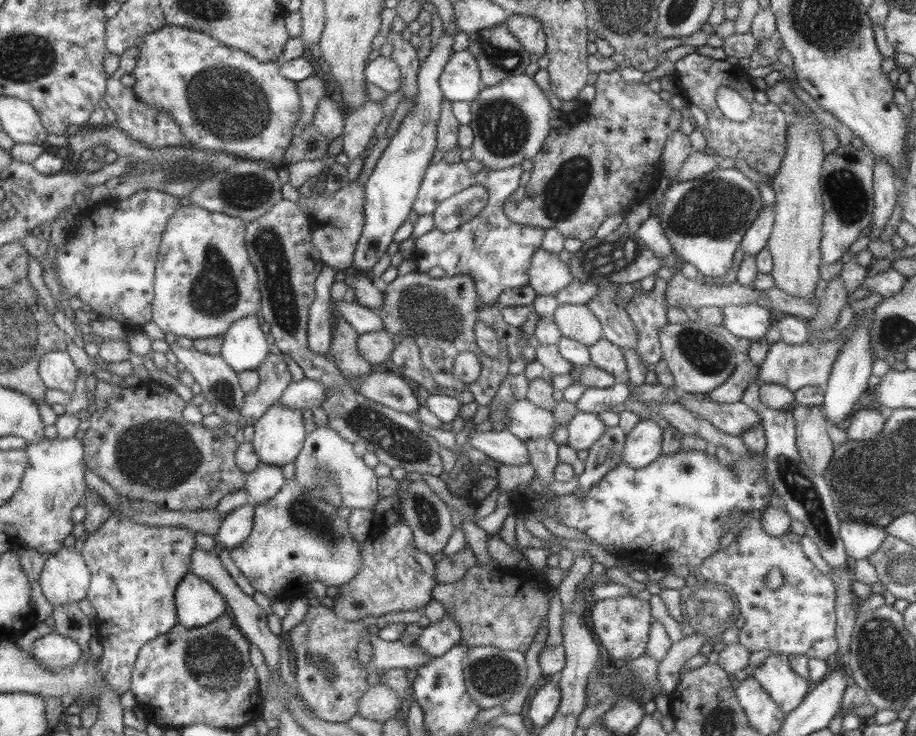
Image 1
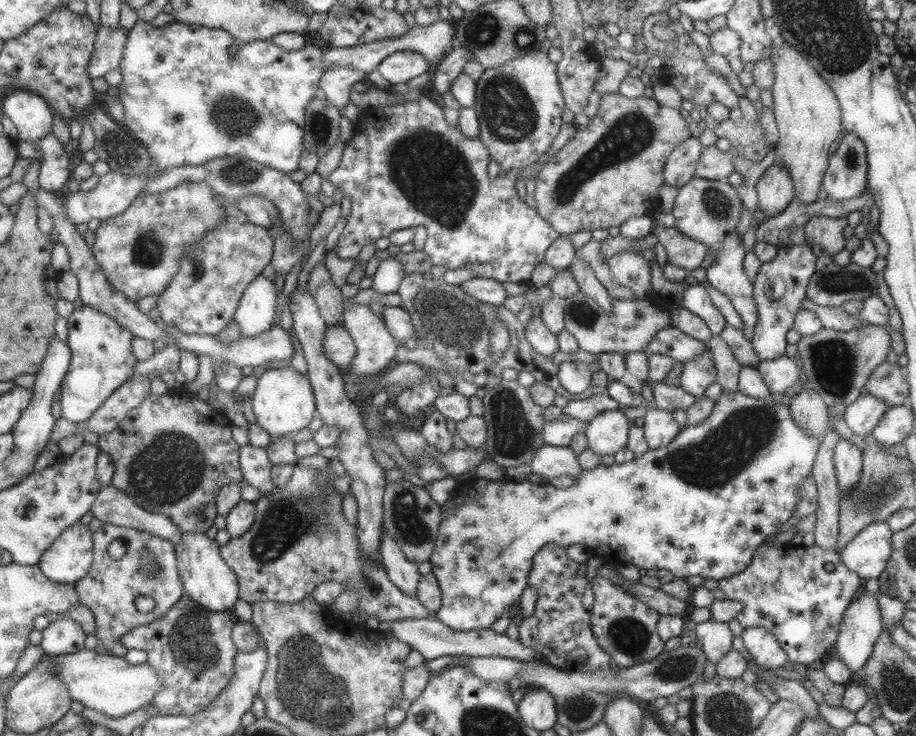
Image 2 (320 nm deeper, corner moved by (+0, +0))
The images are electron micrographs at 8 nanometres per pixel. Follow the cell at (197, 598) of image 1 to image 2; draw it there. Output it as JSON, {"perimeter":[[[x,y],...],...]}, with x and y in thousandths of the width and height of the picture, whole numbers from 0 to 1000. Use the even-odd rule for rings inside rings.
{"perimeter":[[[224,723],[198,724],[191,736],[192,773],[199,791],[201,807],[227,830],[253,832],[260,814],[260,793],[257,779],[246,766],[240,754],[240,739],[227,731]]]}

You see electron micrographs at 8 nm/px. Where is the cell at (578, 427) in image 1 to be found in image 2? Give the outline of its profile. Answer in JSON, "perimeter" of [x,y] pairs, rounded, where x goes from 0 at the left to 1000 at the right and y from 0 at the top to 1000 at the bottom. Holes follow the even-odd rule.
{"perimeter":[[[677,554],[654,561],[643,571],[638,584],[642,607],[655,621],[671,617],[683,606],[688,577]]]}

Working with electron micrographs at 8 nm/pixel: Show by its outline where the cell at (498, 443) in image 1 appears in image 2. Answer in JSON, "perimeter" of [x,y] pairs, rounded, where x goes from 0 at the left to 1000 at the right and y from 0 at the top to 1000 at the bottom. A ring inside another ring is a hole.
{"perimeter":[[[594,603],[582,614],[580,628],[575,630],[580,643],[602,652],[607,647],[622,647],[630,652],[635,636],[631,632],[629,617],[619,607]]]}

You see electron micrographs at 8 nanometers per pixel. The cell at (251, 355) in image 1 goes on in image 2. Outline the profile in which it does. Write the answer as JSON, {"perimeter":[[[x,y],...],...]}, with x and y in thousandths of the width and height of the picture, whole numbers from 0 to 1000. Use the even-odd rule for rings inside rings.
{"perimeter":[[[293,368],[276,378],[255,424],[263,458],[274,459],[294,448],[299,435],[302,394]]]}

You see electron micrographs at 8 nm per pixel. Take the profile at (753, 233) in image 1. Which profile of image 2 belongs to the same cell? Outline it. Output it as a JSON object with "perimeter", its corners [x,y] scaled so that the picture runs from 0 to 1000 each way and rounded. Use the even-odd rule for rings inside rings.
{"perimeter":[[[848,216],[835,230],[823,251],[828,266],[829,288],[835,291],[835,296],[848,293],[867,269],[867,255],[859,230]]]}

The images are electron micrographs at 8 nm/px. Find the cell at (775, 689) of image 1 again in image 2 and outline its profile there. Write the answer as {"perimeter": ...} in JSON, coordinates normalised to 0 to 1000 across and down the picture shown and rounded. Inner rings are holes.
{"perimeter":[[[823,851],[812,853],[808,864],[824,902],[854,912],[855,902],[860,898],[859,890],[842,859],[837,859],[836,853]]]}

